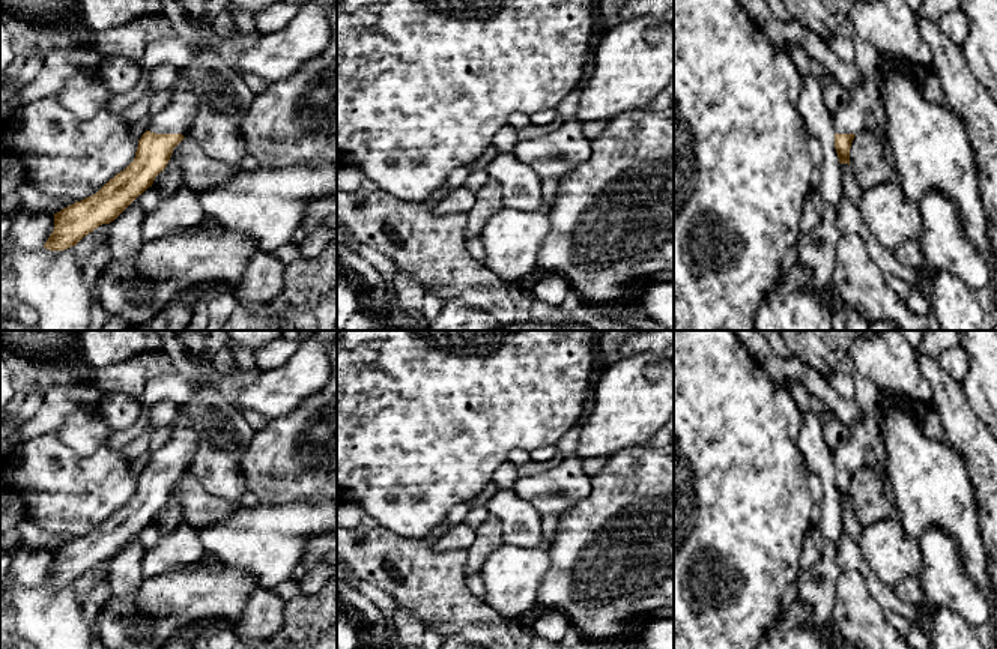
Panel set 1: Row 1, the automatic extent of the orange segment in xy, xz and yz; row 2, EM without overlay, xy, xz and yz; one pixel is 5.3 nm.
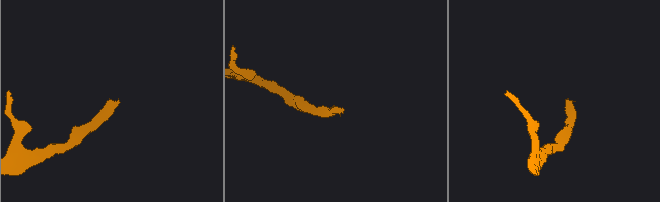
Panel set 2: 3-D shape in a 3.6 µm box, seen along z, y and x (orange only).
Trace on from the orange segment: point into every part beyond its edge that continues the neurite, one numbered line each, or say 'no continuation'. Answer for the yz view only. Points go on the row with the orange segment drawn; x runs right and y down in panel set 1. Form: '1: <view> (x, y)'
1: yz (865, 110)

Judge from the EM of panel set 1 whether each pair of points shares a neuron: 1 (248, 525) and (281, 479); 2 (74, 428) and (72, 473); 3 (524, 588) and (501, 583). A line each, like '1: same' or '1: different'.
1: different
2: different
3: same

